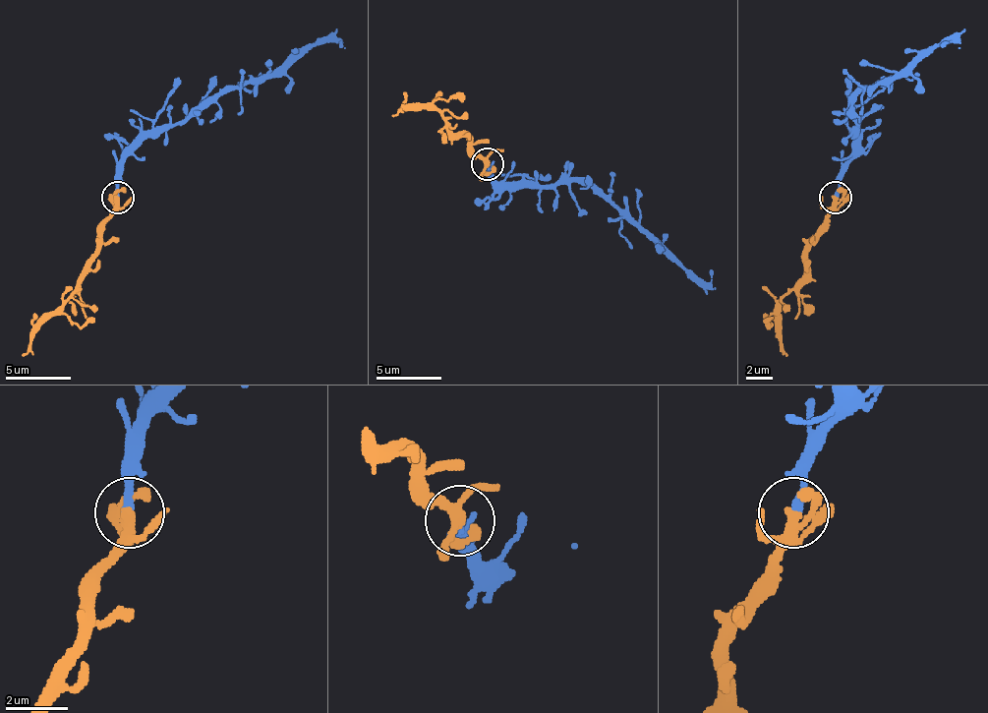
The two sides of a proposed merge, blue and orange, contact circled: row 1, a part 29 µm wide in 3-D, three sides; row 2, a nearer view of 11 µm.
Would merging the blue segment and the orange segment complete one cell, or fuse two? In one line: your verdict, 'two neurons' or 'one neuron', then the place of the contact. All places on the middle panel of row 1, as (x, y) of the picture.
one neuron; at (488, 164)

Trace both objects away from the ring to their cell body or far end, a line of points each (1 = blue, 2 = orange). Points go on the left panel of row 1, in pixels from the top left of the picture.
1: (118, 197), (118, 167), (138, 148), (248, 83), (280, 76), (316, 43), (339, 40), (339, 47)
2: (118, 197), (118, 209), (91, 255), (86, 274), (21, 356)

